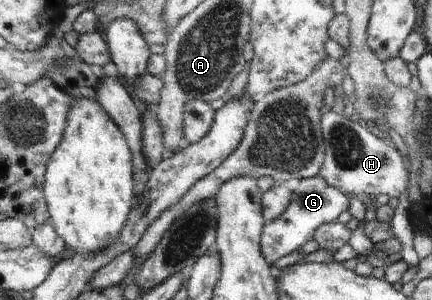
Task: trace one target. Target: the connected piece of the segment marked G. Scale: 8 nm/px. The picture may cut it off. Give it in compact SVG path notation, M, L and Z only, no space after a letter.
M319 175L302 178L290 192L289 203L281 216L262 228L259 248L263 260L272 267L280 257L297 252L313 238L314 232L320 226L335 222L340 213L348 211L350 198L340 190L328 187Z

